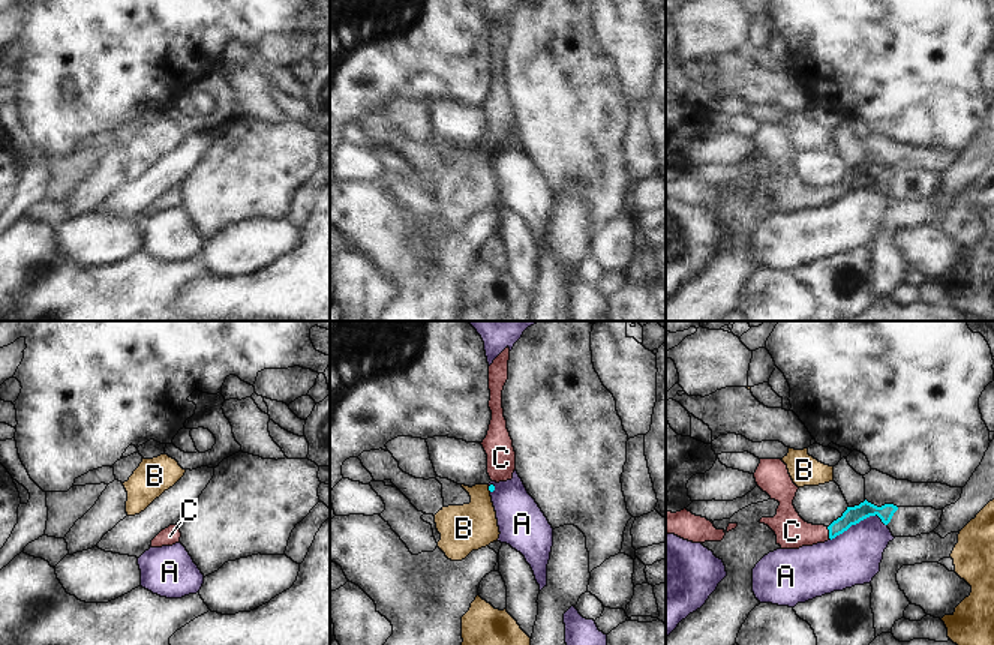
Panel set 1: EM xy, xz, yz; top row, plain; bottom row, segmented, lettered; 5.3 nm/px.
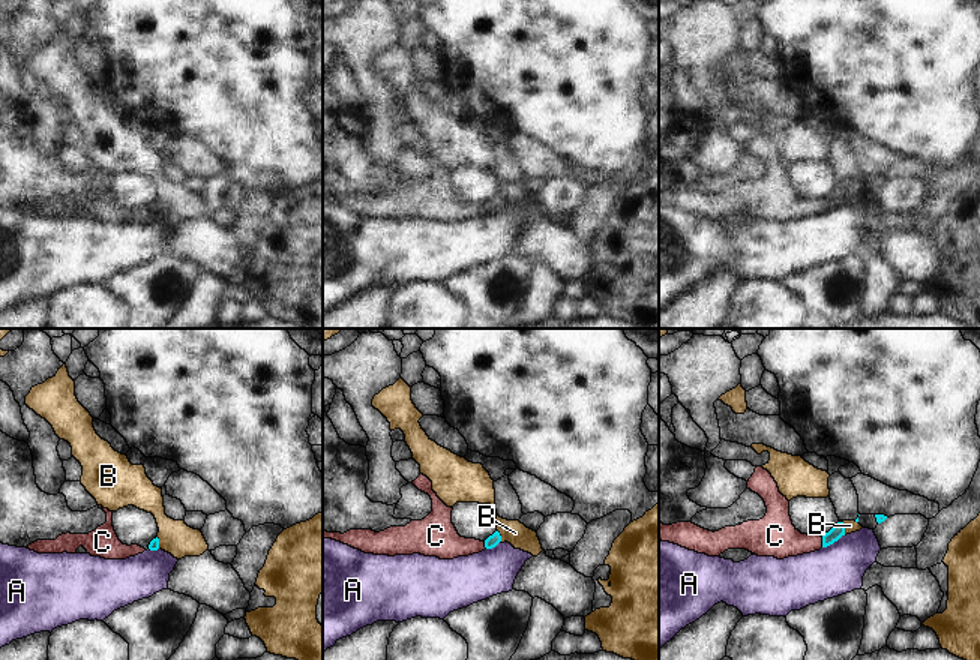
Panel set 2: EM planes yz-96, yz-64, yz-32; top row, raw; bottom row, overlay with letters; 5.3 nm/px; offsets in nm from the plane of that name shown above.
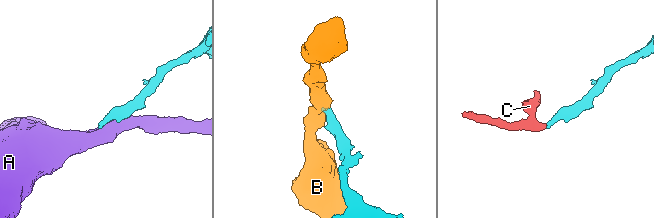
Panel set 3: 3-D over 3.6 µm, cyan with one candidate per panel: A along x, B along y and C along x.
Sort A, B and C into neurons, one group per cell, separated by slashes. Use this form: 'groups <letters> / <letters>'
groups A / B / C

